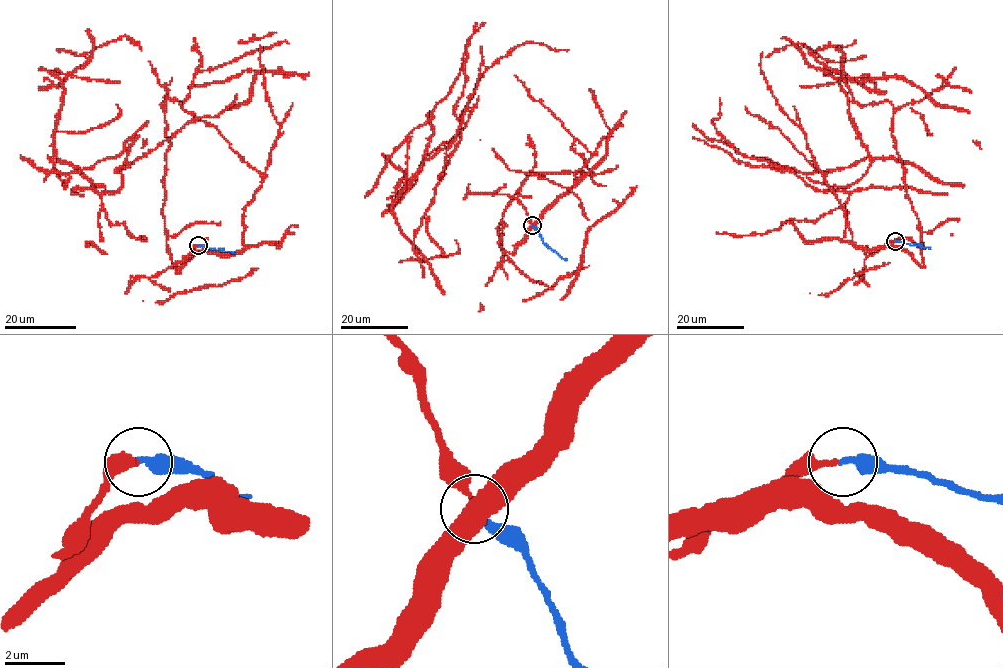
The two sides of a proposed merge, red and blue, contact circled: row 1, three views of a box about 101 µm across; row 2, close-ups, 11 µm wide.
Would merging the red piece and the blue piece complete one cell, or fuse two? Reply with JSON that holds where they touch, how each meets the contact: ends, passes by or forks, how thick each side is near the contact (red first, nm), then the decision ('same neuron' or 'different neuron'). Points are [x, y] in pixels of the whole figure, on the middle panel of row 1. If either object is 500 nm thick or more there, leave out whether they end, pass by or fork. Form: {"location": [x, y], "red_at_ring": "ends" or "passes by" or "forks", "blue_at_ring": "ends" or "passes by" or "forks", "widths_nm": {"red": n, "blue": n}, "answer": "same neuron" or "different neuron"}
{"location": [532, 225], "red_at_ring": "passes by", "blue_at_ring": "ends", "widths_nm": {"red": 150, "blue": 280}, "answer": "same neuron"}

